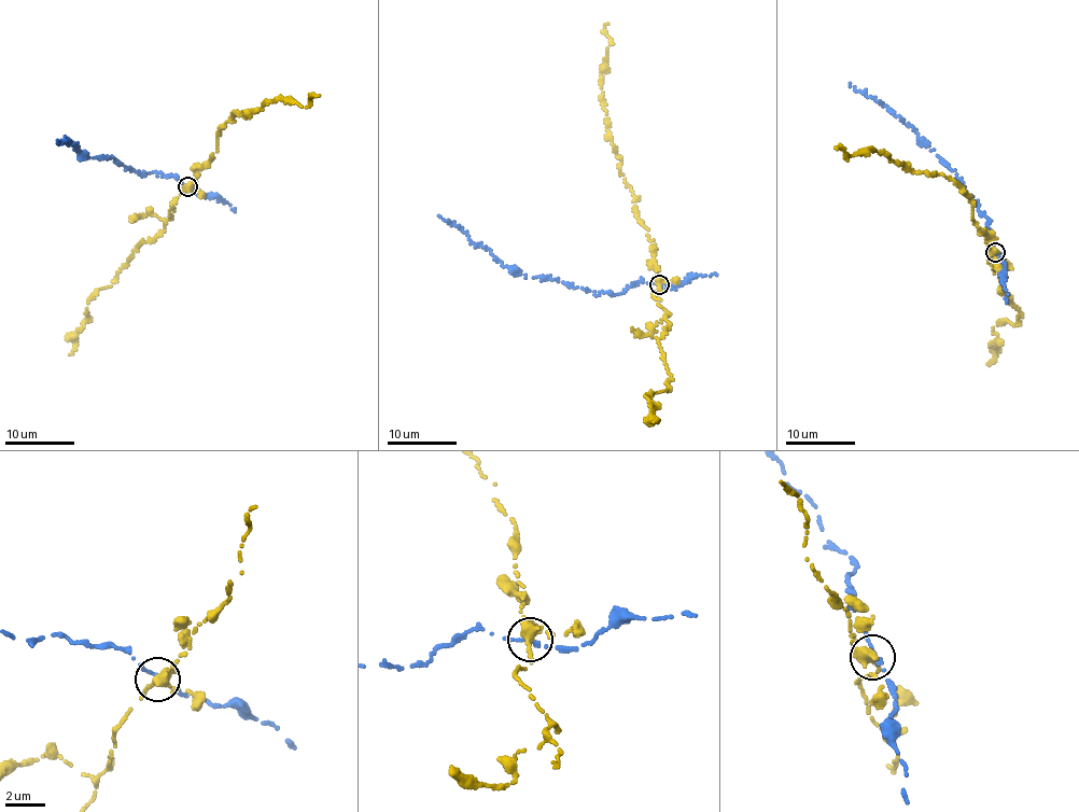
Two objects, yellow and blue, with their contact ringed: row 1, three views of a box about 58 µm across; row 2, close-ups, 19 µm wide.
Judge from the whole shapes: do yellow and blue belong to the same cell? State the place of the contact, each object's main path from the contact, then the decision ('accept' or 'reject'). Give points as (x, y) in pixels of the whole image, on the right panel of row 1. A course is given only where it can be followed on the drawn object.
(995, 252) | yellow via (995, 253), (971, 214), (969, 195), (956, 182), (908, 170), (882, 152), (868, 150), (849, 157), (838, 150) | blue via (997, 252), (988, 233), (990, 220), (967, 194), (954, 171), (913, 127), (850, 83) | reject

